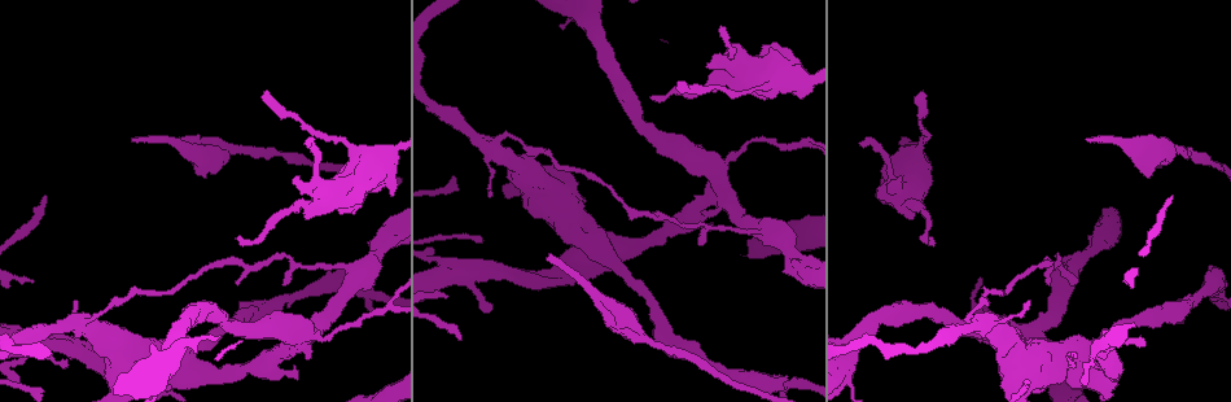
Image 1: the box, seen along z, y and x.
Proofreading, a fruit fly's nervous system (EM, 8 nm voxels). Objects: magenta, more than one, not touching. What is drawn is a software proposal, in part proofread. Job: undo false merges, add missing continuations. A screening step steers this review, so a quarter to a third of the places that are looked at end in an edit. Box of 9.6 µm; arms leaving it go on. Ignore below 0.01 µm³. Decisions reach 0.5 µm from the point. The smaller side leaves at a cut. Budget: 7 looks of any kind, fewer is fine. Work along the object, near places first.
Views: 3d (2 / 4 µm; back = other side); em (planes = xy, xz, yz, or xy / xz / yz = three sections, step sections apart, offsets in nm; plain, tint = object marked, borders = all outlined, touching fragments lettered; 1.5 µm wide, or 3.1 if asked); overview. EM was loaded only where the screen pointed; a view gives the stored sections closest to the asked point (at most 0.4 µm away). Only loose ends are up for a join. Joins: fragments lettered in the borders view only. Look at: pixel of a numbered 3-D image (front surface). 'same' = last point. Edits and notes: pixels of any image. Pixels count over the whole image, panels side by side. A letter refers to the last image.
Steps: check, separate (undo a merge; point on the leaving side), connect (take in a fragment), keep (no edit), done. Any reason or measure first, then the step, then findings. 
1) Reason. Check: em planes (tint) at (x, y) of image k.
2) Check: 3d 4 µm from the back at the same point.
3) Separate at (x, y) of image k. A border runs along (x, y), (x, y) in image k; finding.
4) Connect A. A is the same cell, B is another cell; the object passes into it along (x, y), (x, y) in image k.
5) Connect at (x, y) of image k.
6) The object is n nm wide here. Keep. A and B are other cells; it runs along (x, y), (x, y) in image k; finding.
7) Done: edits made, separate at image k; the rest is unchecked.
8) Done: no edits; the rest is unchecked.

Check: 3d 4 µm at (269, 360) of image 1.

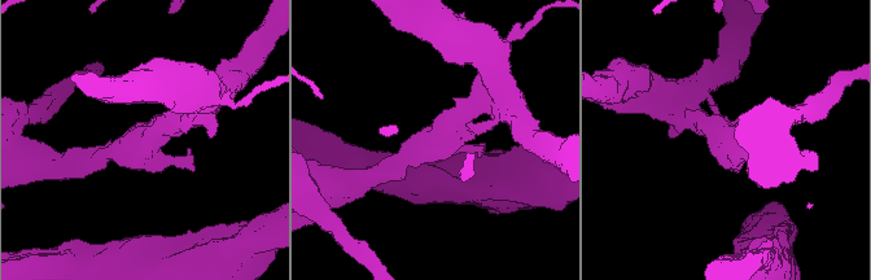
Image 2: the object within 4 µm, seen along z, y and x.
Now the EM. Check: em xy step 8 (tint) at (730, 143) of image 2.

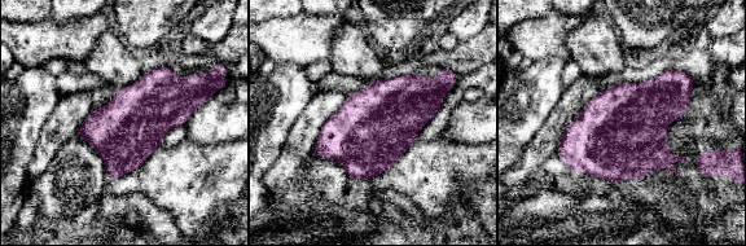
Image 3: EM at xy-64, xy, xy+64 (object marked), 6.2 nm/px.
Check: em planes (borders) at the same point.

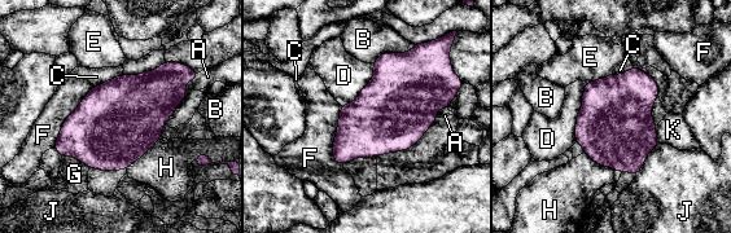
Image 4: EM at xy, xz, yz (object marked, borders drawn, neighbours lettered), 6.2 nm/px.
Keep. A, B, C, D, E, F, G, H, J and K are other cells; one cell here.

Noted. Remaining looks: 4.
An open end. Check: 3d 2 µm at (863, 143) of image 1.

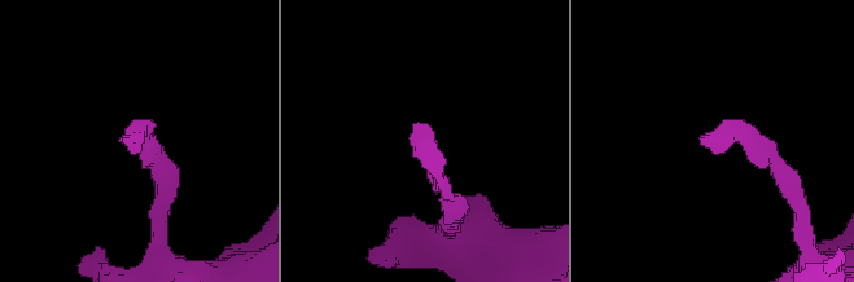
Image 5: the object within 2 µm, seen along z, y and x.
Shape alone is not enough. Check: em xz step 4 (borders) at (416, 124) of image 5.

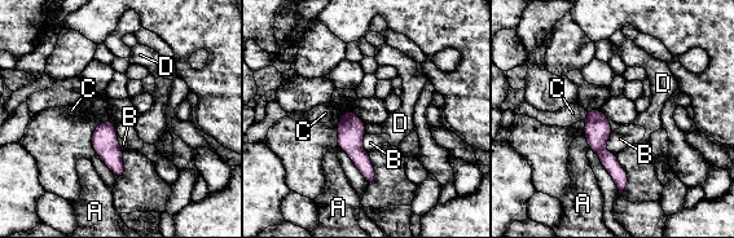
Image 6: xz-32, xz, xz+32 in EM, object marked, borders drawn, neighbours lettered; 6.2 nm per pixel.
Another direction. Check: em planes (borders) at the same point.

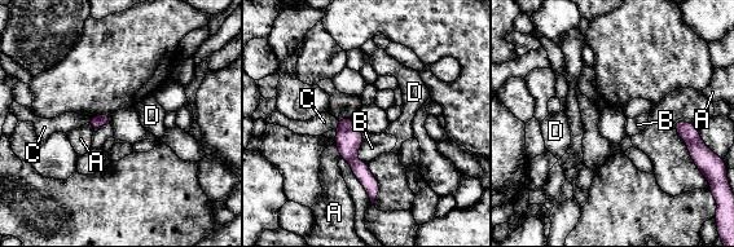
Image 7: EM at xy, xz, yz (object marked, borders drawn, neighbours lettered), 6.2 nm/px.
Keep. A, B, C and D are other cells; it runs along (342, 122), (348, 154), (372, 193) in image 7; no lettered fragment goes on from it.

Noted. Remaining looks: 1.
Sudden change in width. Check: em planes (borders) at (920, 147) of image 1.

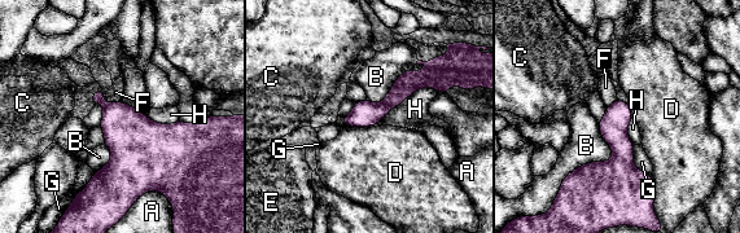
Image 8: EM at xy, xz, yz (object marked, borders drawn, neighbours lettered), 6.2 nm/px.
Keep. A, B, C, D, E, F, G and H are other cells; all the same cell.

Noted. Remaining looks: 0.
Done: no edits; the rest is unchecked.

